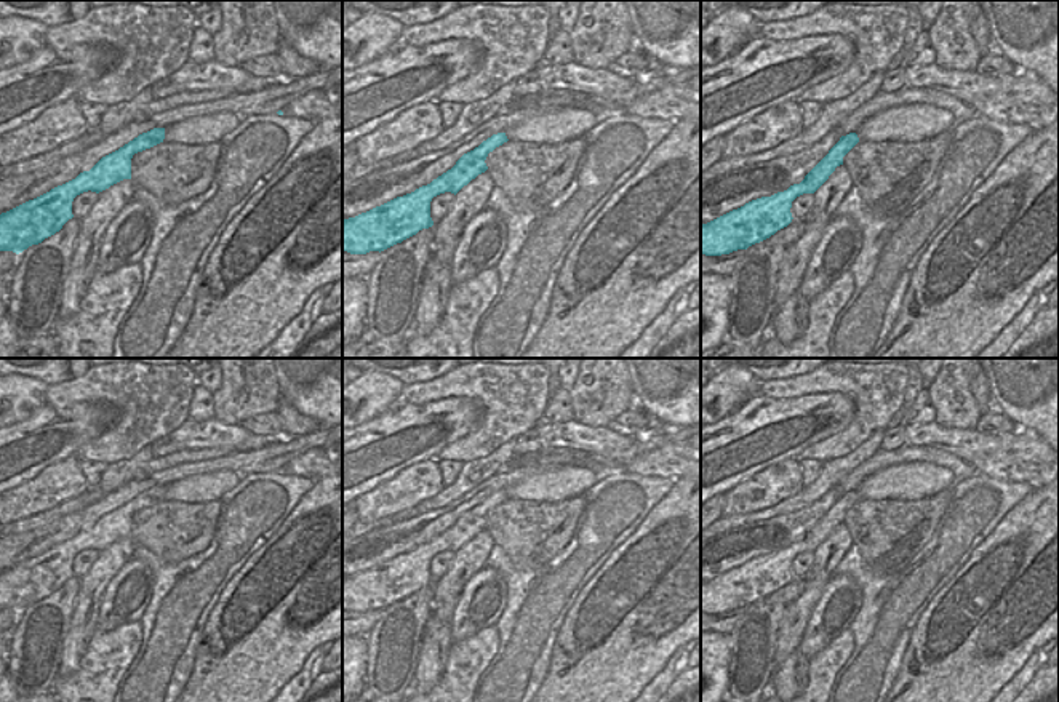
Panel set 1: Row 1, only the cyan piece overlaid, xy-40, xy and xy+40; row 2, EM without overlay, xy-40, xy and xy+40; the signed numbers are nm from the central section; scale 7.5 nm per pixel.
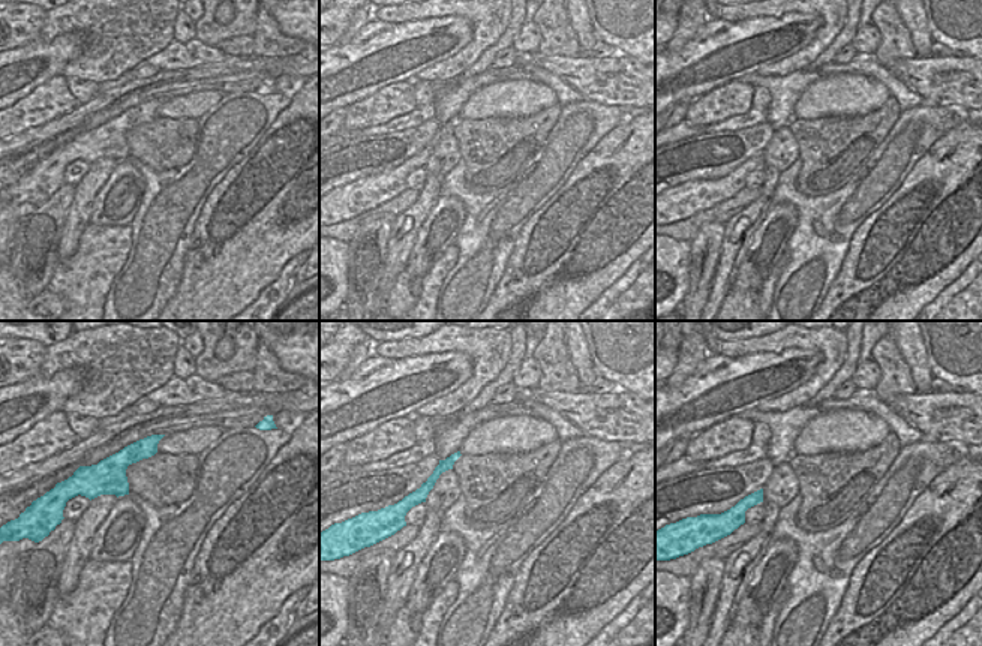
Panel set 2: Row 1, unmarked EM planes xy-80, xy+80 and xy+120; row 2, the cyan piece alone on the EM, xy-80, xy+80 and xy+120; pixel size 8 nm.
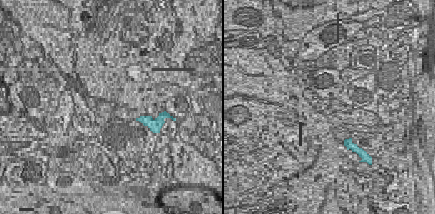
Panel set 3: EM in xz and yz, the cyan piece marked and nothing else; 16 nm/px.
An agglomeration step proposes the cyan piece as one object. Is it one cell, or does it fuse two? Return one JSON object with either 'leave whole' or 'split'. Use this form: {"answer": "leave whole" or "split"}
{"answer": "leave whole"}

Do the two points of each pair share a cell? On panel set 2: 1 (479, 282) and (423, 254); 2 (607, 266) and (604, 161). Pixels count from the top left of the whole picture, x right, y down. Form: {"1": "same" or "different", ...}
{"1": "different", "2": "same"}

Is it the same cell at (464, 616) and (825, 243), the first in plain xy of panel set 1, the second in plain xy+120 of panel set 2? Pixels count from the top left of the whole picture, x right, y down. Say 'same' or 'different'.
different

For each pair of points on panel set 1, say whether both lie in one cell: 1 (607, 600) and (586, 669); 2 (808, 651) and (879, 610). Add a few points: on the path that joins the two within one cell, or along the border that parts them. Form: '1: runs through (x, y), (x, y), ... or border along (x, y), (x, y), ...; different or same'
1: runs through (607, 618), (607, 626), (586, 646), (586, 651); same
2: border along (861, 592), (861, 608), (847, 627); different

